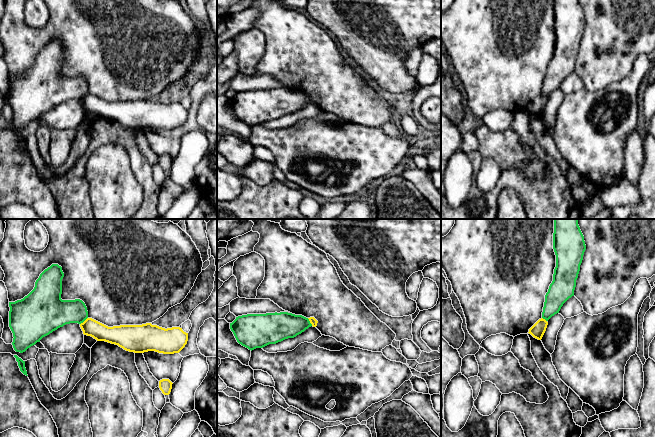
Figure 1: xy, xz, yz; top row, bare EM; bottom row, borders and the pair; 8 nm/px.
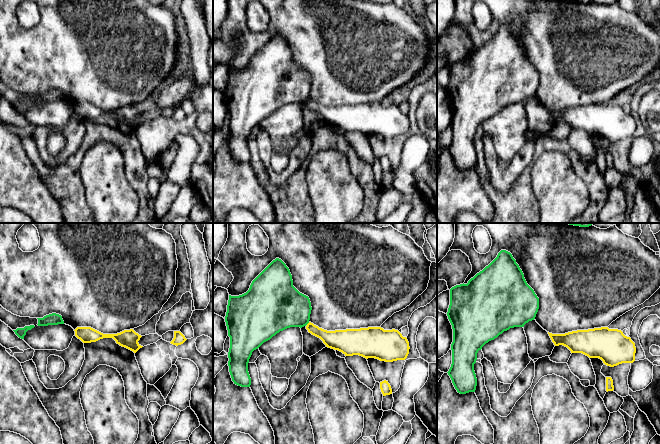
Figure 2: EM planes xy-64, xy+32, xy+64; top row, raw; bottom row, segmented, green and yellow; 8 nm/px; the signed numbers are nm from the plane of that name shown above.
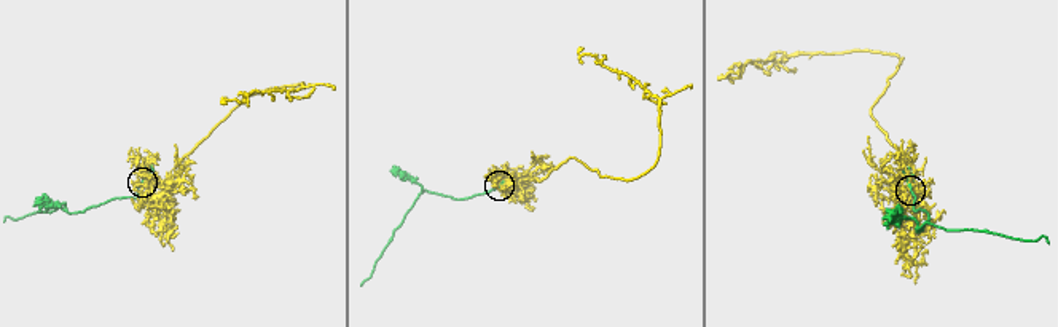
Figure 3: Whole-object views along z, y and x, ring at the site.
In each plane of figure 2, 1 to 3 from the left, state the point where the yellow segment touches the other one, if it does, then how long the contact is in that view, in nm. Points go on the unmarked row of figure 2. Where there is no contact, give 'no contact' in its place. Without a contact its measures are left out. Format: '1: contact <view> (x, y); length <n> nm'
1: no contact
2: contact xy+32 (307, 99); length 40 nm
3: no contact

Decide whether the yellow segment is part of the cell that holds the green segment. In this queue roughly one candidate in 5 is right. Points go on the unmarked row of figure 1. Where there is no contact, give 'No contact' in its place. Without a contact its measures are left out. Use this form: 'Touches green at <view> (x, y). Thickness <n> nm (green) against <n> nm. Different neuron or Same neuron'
Touches green at xy (83, 97). Thickness 260 nm (green) against 140 nm. Different neuron

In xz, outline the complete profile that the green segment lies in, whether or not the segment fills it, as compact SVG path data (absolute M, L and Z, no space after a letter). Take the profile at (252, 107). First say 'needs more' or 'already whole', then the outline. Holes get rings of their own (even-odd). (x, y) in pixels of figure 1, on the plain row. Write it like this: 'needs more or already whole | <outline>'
already whole | M288 88L247 90L230 99L237 118L251 127L294 114L311 102L308 94Z

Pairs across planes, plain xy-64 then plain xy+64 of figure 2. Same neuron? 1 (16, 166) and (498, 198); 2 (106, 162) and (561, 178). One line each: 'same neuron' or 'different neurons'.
1: different neurons
2: same neuron

